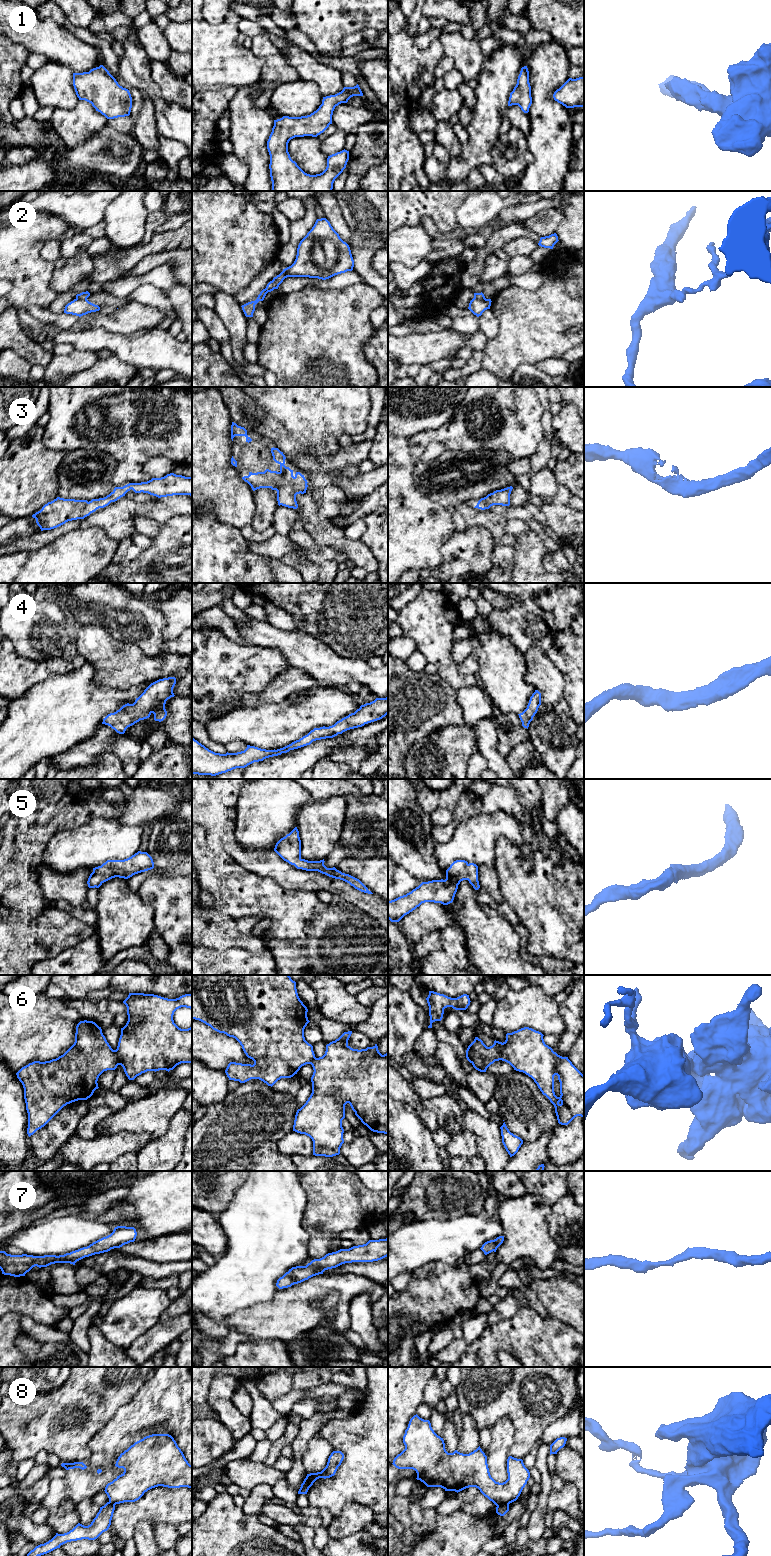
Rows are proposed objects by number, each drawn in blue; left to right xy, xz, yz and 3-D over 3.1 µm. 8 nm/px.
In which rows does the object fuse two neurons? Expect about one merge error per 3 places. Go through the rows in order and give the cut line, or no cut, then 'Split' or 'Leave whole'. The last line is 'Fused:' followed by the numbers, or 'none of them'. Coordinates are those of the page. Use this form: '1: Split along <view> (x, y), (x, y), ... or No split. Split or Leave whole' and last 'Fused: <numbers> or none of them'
1: No split. Leave whole
2: Split along xz (283, 278), (272, 281). Split
3: No split. Leave whole
4: No split. Leave whole
5: No split. Leave whole
6: Split along xy (115, 1050), (118, 1064). Split
7: No split. Leave whole
8: Split along yz (508, 1503), (497, 1506). Split
Fused: 2, 6, 8

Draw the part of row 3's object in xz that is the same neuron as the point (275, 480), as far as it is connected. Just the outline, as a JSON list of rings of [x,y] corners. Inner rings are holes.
[[[271,448],[273,460],[280,465],[280,471],[271,471],[266,469],[264,472],[252,473],[242,477],[253,491],[260,488],[271,488],[277,491],[278,505],[297,509],[297,494],[304,494],[307,490],[307,480],[300,472],[293,474],[293,470],[286,467],[285,455],[278,448]]]

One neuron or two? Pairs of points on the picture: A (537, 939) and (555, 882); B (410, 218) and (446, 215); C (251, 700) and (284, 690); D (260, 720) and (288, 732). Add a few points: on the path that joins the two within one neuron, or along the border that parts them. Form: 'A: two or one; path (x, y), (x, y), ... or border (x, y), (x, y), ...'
A: one; path (551, 925), (555, 921), (555, 896)
B: one; path (419, 211), (437, 211)
C: one; path (259, 699), (276, 691)
D: one; path (267, 726), (281, 726)

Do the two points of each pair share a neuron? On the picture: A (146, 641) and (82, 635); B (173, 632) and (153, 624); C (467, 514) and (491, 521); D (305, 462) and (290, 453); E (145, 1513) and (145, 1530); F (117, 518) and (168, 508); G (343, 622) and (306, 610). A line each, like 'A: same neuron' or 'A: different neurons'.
A: different neurons
B: different neurons
C: same neuron
D: different neurons
E: different neurons
F: same neuron
G: same neuron

